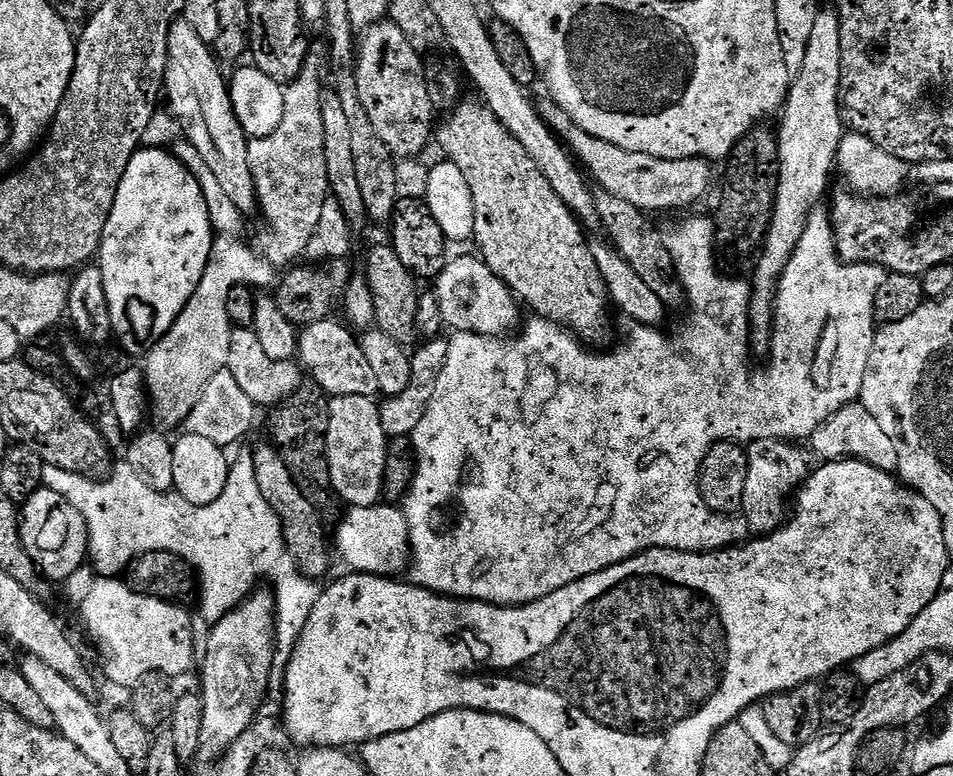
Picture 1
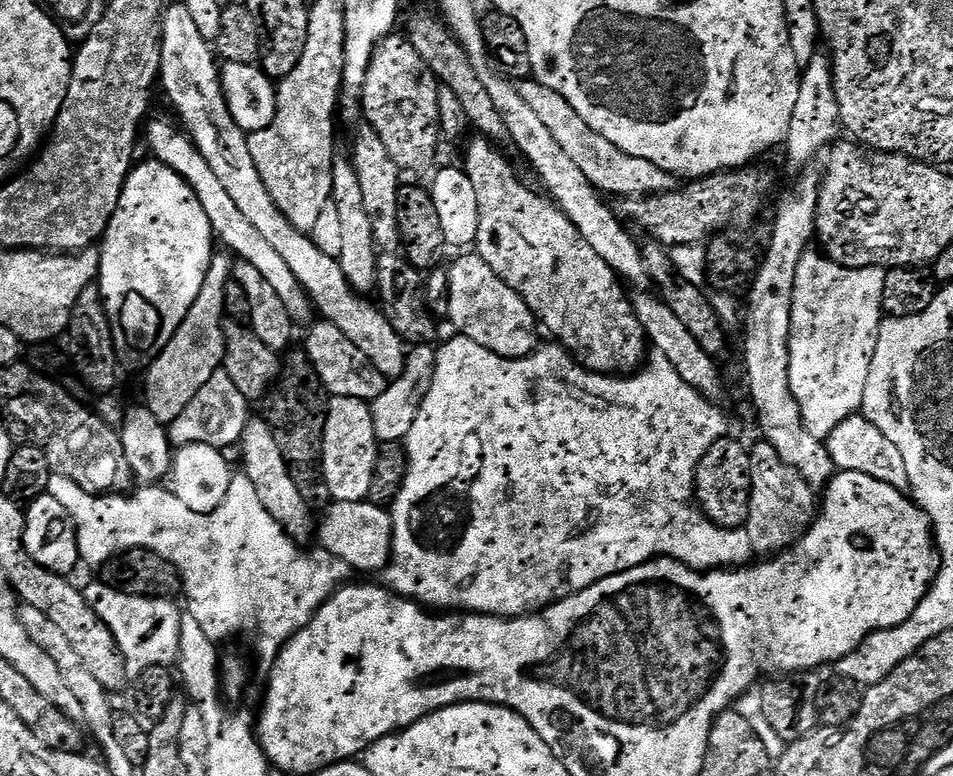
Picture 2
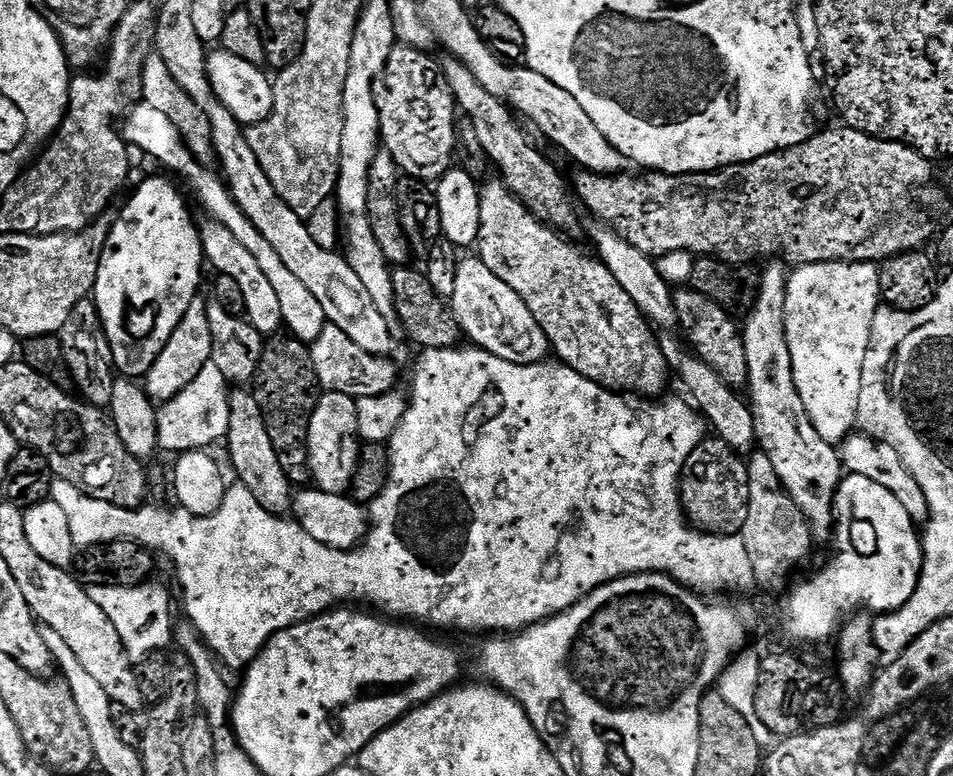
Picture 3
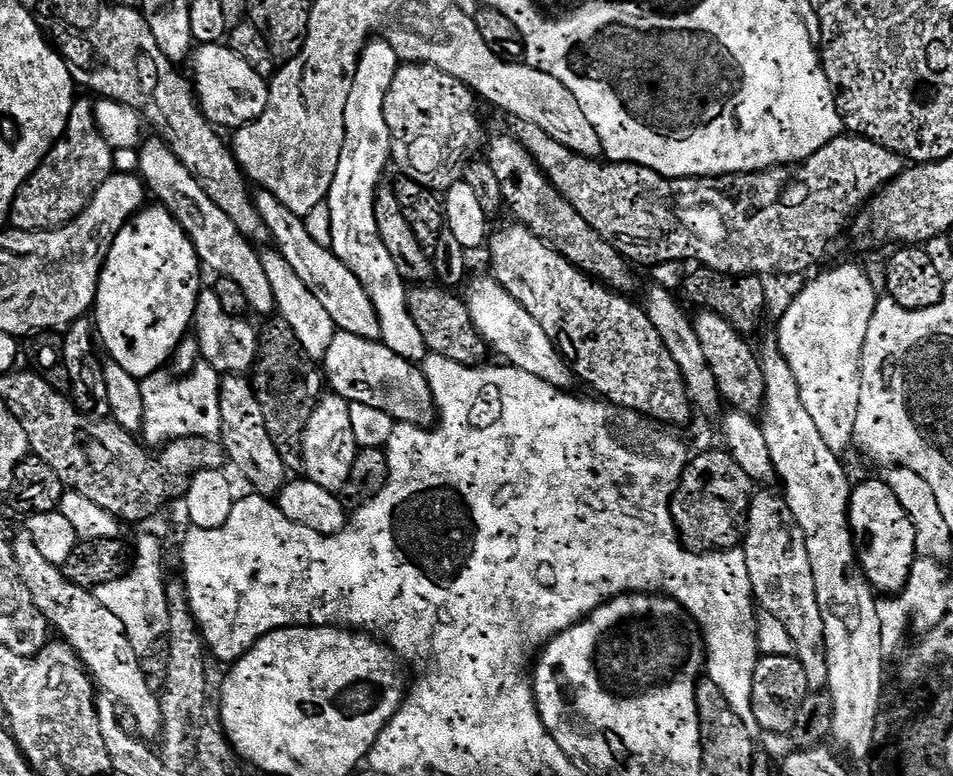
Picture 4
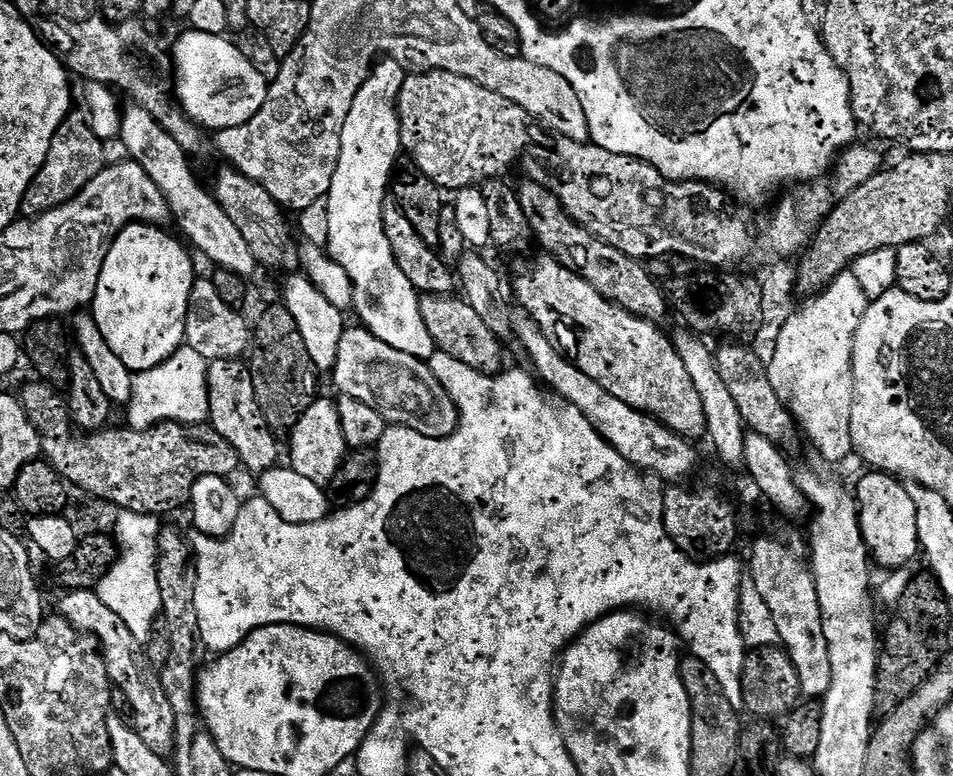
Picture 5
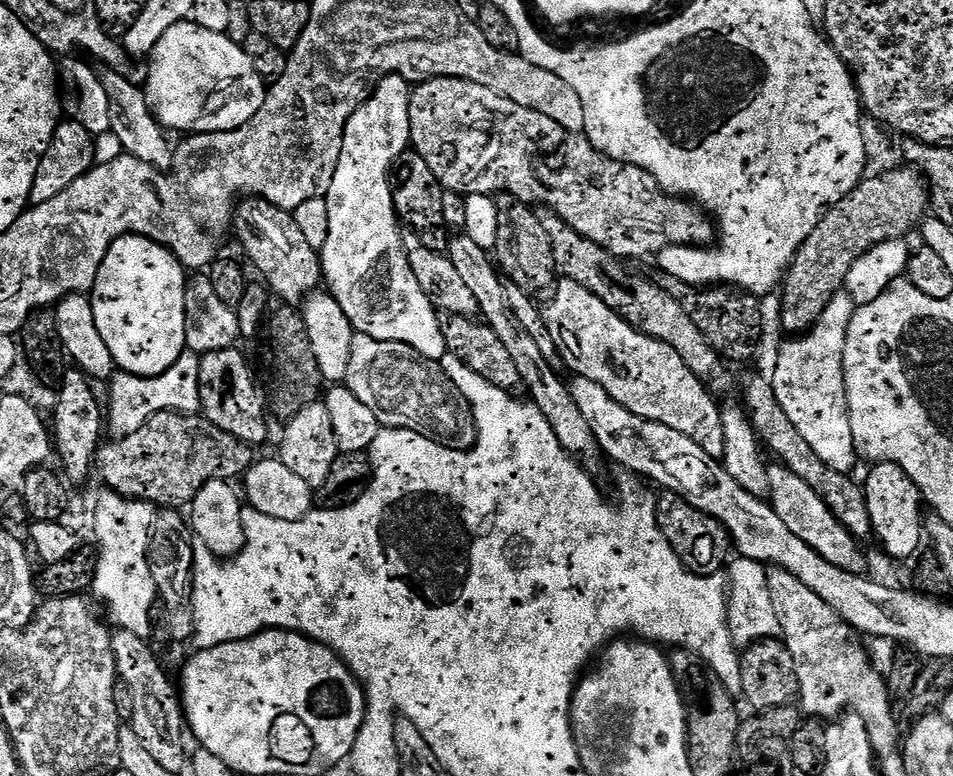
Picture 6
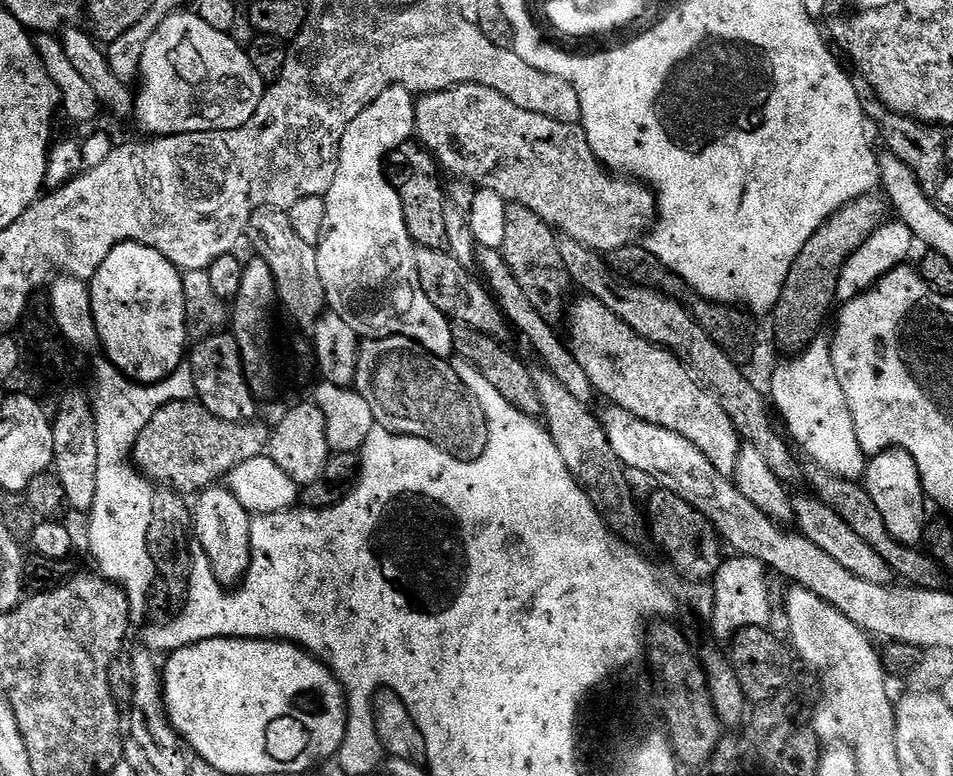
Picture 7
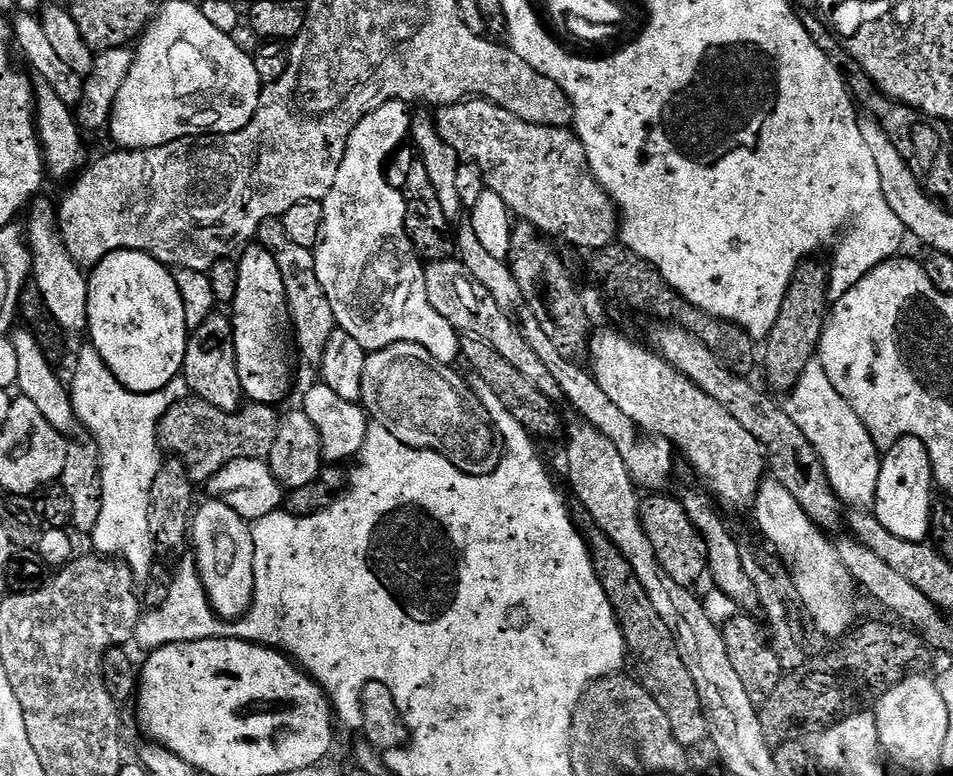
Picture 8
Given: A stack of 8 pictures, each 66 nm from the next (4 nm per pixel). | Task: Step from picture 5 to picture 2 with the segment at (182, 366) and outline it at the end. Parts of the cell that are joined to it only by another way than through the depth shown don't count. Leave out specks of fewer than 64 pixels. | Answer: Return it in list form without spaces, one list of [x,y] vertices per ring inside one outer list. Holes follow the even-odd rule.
[[[223,370],[215,372],[202,386],[202,390],[196,392],[196,397],[186,406],[174,422],[167,425],[168,438],[173,445],[183,446],[186,444],[205,444],[220,449],[222,458],[228,464],[239,465],[241,460],[240,435],[246,428],[250,419],[250,401],[244,397],[242,390],[230,382],[230,374]]]

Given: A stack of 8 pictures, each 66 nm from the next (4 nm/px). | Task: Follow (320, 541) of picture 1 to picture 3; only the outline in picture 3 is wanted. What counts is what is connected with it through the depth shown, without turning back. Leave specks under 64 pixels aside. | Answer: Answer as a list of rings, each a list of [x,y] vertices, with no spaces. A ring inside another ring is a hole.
[[[236,390],[230,395],[227,444],[228,452],[232,455],[232,468],[236,471],[235,479],[246,485],[250,494],[254,494],[254,498],[258,498],[258,506],[262,506],[275,516],[287,517],[292,512],[294,488],[288,483],[288,475],[282,470],[282,462],[278,462],[278,454],[274,454],[270,434],[266,434],[266,422],[262,418],[262,410],[251,391]]]

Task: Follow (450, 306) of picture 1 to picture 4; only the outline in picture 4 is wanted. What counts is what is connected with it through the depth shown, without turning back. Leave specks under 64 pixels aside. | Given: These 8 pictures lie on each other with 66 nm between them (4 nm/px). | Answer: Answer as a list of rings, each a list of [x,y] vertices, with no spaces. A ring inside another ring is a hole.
[[[485,274],[471,280],[472,277],[466,284],[466,303],[470,318],[489,349],[493,353],[497,352],[504,359],[501,361],[511,367],[526,370],[526,374],[534,374],[534,378],[542,378],[558,389],[571,389],[574,381],[572,365],[560,355],[556,341],[548,337],[546,330],[542,330],[542,326],[538,326],[538,322],[526,314],[526,310],[496,281],[495,276]]]

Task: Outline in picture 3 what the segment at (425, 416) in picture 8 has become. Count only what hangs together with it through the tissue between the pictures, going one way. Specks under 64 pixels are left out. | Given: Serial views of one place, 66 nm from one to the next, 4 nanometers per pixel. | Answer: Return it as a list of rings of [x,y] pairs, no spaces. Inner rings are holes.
[[[325,324],[322,334],[311,345],[314,370],[320,379],[321,389],[353,398],[361,396],[381,396],[393,391],[396,384],[396,368],[391,359],[368,354],[362,346],[354,346],[342,330],[333,324]]]

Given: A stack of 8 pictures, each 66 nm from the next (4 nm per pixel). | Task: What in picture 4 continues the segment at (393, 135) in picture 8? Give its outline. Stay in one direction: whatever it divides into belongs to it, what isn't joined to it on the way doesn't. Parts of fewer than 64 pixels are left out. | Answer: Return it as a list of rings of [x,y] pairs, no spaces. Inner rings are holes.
[[[383,38],[369,39],[350,76],[348,97],[344,107],[342,154],[338,158],[338,170],[334,174],[334,182],[328,191],[326,203],[330,210],[330,222],[332,223],[332,252],[362,282],[380,323],[380,340],[390,350],[394,350],[394,354],[413,362],[420,362],[426,355],[424,339],[418,331],[418,326],[414,326],[414,318],[410,318],[406,282],[398,274],[398,266],[394,266],[390,254],[386,251],[386,246],[382,243],[374,214],[376,190],[382,182],[380,175],[383,174],[384,167],[390,164],[392,154],[392,139],[384,118],[384,96],[390,90],[390,82],[394,78],[397,67],[398,57],[387,40]]]

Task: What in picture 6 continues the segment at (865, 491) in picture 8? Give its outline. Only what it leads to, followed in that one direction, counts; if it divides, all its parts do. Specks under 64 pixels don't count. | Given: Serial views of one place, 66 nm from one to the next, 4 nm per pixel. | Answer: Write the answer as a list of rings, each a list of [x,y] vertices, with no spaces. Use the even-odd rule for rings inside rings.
[[[847,291],[837,292],[830,306],[822,310],[822,318],[818,318],[809,331],[788,338],[781,346],[776,356],[776,369],[770,372],[774,394],[778,394],[778,402],[790,422],[794,422],[798,434],[806,438],[806,443],[826,466],[847,473],[853,471],[858,453],[850,430],[842,354],[846,348],[846,330],[857,307]]]

